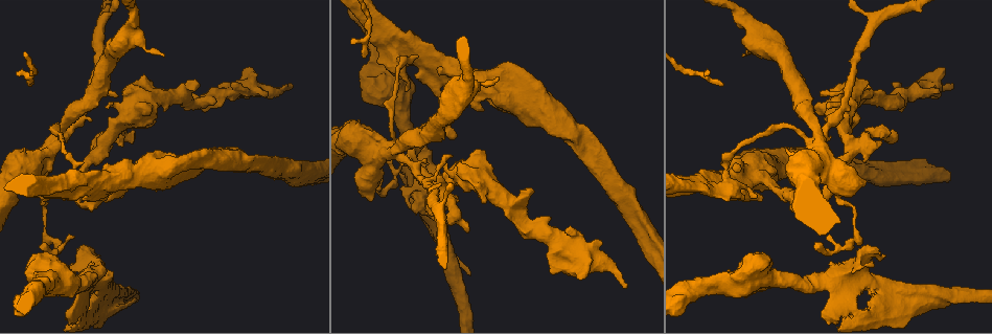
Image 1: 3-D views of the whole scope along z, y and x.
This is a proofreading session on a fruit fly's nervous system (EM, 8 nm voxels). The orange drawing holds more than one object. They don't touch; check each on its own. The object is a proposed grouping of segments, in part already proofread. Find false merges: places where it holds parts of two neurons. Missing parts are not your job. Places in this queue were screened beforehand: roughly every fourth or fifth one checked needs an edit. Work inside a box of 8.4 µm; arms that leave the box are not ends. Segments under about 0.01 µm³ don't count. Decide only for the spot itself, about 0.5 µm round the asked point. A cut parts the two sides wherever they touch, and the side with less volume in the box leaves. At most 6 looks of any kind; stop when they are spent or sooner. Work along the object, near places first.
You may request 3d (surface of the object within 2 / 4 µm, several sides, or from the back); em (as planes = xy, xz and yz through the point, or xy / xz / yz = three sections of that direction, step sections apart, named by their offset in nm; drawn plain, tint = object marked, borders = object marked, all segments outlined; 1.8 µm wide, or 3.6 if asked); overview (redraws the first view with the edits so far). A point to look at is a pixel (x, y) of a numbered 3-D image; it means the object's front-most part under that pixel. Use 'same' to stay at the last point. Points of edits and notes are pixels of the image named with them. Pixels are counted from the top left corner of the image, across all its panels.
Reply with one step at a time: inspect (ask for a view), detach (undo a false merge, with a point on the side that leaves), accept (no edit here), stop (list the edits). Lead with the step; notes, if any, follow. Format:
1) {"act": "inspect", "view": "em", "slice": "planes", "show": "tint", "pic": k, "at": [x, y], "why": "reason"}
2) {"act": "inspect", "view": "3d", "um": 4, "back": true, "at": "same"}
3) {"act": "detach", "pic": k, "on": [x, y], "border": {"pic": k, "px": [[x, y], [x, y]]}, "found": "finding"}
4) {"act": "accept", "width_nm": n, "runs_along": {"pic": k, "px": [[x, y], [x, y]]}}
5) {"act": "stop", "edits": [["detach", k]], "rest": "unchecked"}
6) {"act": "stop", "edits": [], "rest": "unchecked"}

{"act": "inspect", "view": "em", "slice": "planes", "show": "plain", "pic": 1, "at": [841, 285], "why": "sharp bend"}

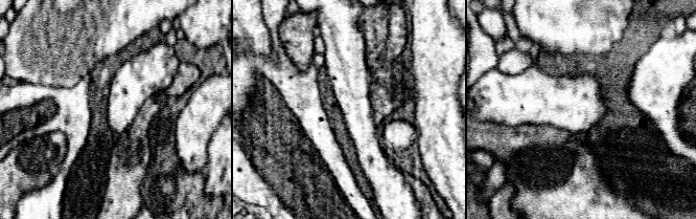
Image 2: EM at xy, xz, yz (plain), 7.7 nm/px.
{"act": "inspect", "view": "em", "slice": "planes", "show": "tint", "at": "same", "why": "with the object marked"}

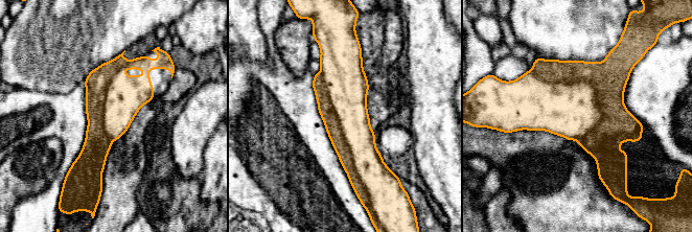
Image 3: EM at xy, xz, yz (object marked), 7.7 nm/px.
{"act": "detach", "pic": 3, "on": [609, 77], "width_nm": 380, "found": "a second neuron is stuck on"}

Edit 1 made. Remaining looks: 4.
{"act": "inspect", "view": "overview"}

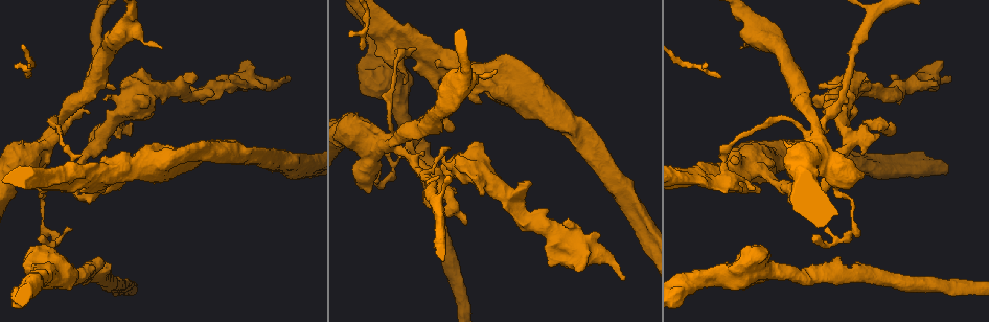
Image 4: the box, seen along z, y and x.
{"act": "inspect", "view": "3d", "um": 4, "pic": 4, "at": [382, 139], "why": "sharp bend"}

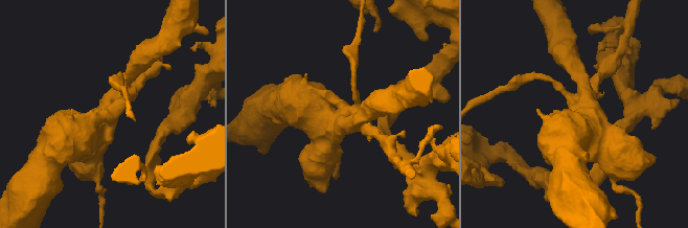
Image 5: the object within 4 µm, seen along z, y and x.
{"act": "inspect", "view": "em", "um": 3.6, "slice": "planes", "show": "tint", "pic": 5, "at": [344, 117], "why": "now the EM"}

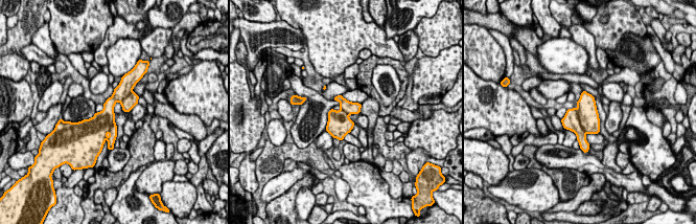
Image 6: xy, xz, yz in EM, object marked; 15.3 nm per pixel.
{"act": "accept", "found": "continuous, no second neuron"}

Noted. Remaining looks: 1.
{"act": "stop", "edits": [["detach", 3]], "rest": "unchecked"}

